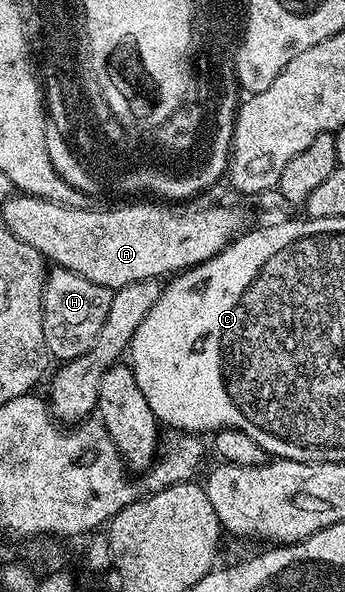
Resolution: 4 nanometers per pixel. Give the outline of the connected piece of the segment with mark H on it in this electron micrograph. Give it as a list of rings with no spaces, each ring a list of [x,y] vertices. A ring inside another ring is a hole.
[[[53,267],[47,273],[43,288],[42,330],[43,341],[55,361],[63,362],[81,356],[92,348],[106,314],[110,314],[112,293],[113,289],[64,268]]]

